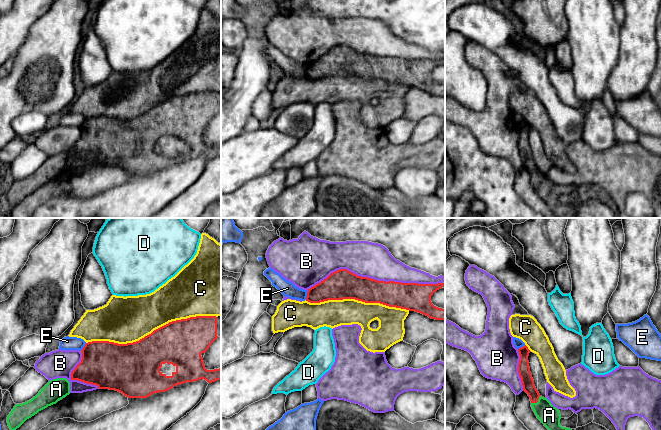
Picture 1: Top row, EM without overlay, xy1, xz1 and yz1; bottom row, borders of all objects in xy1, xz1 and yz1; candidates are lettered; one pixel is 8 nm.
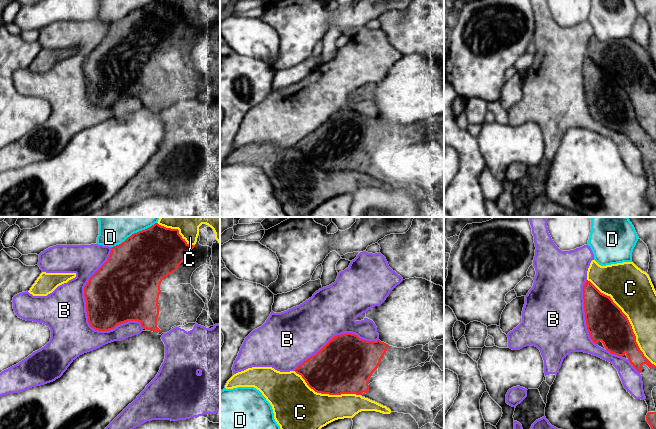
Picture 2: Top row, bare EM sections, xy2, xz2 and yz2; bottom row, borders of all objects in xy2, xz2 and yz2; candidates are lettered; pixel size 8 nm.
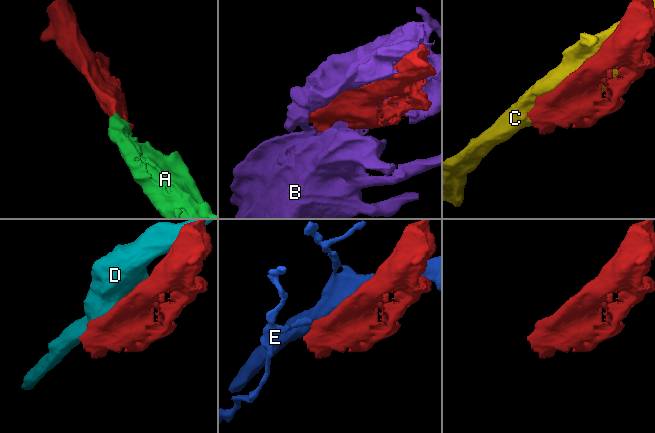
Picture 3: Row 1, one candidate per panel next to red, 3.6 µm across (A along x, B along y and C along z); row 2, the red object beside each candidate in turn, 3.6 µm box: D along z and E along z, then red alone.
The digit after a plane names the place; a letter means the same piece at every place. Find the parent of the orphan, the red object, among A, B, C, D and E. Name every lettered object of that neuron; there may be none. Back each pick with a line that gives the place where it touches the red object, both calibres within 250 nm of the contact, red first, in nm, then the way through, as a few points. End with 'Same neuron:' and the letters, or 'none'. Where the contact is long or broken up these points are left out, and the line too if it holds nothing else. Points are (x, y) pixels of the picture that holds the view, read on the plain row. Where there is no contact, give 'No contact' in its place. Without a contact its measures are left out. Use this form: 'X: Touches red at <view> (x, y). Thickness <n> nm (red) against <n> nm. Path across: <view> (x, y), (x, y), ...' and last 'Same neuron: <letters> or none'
A: Touches red at yz1 (536, 178). Thickness 100 nm (red) against 160 nm. Path across: yz1 (527, 157), (536, 178), (549, 191)
Same neuron: A

